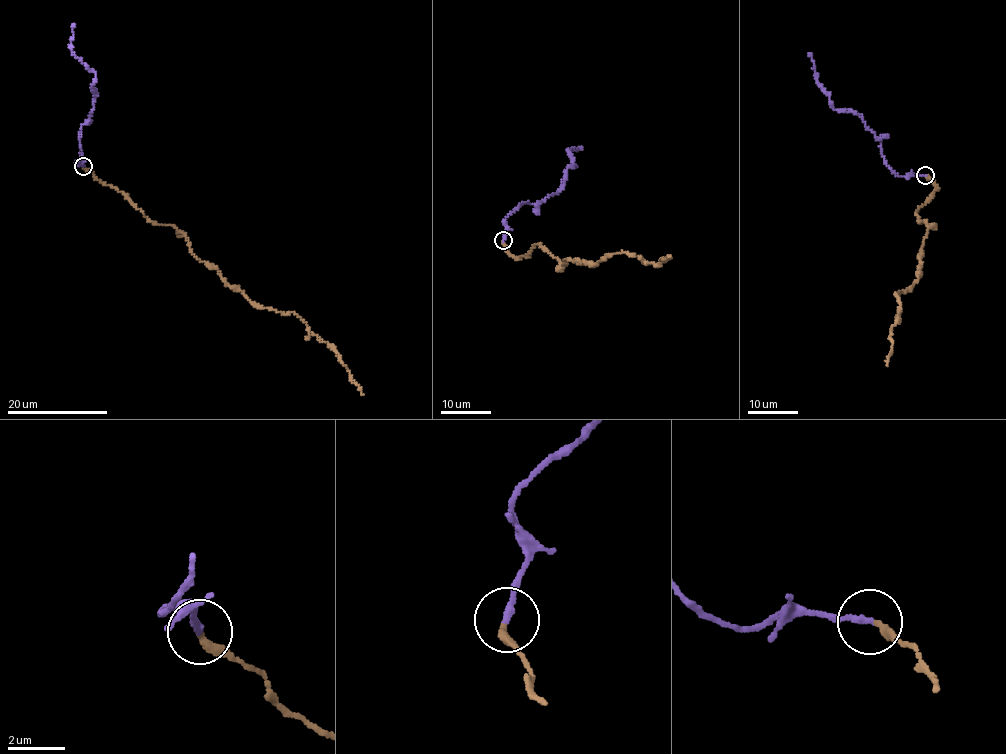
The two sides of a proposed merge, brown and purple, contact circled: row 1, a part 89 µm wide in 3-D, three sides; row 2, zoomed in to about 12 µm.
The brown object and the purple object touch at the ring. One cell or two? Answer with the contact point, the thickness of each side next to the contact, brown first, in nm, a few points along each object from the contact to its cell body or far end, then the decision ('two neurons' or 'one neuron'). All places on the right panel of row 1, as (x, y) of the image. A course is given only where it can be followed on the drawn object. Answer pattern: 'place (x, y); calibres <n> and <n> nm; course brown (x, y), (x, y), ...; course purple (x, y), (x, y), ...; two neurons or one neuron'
place (925, 175); calibres 240 and 220 nm; course brown (925, 176), (937, 189), (916, 213), (928, 228), (921, 265), (914, 285), (895, 293), (900, 307), (887, 366); course purple (925, 176), (900, 176), (885, 162), (879, 139), (863, 118), (830, 105), (830, 96), (817, 81), (810, 52); one neuron

